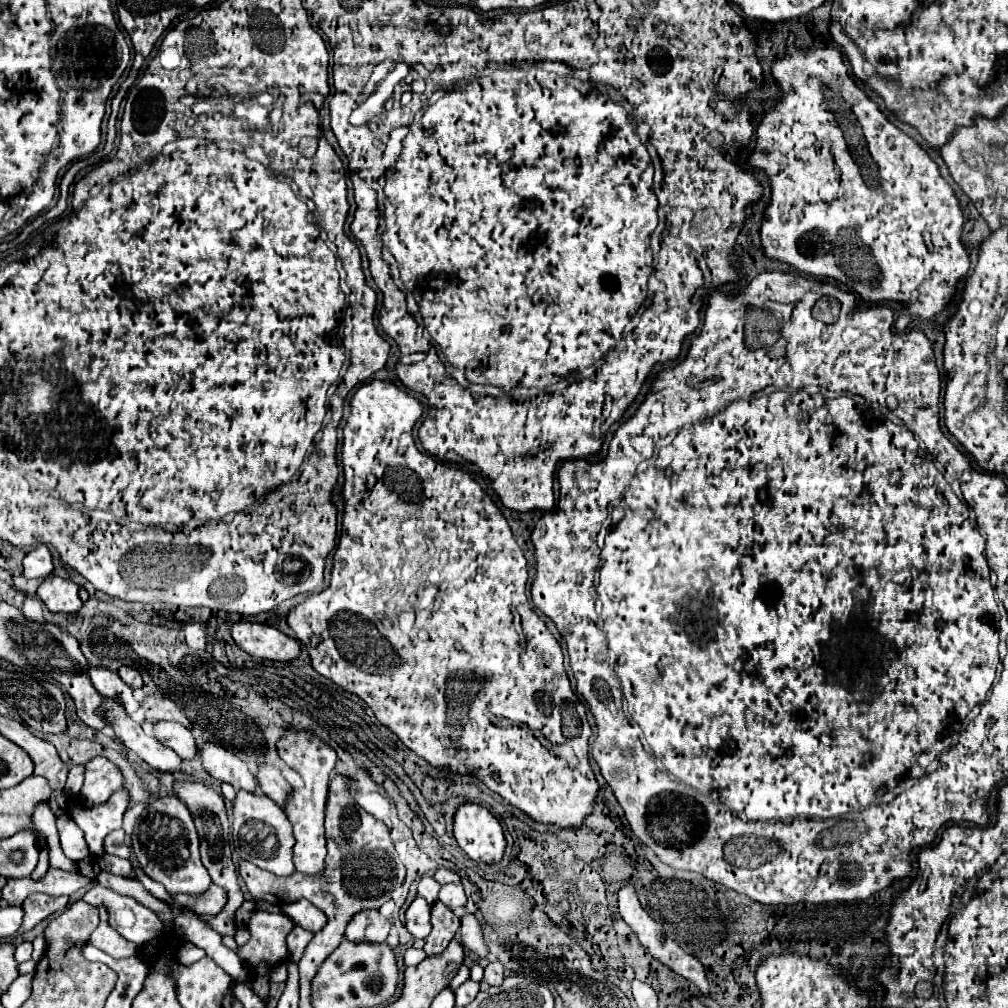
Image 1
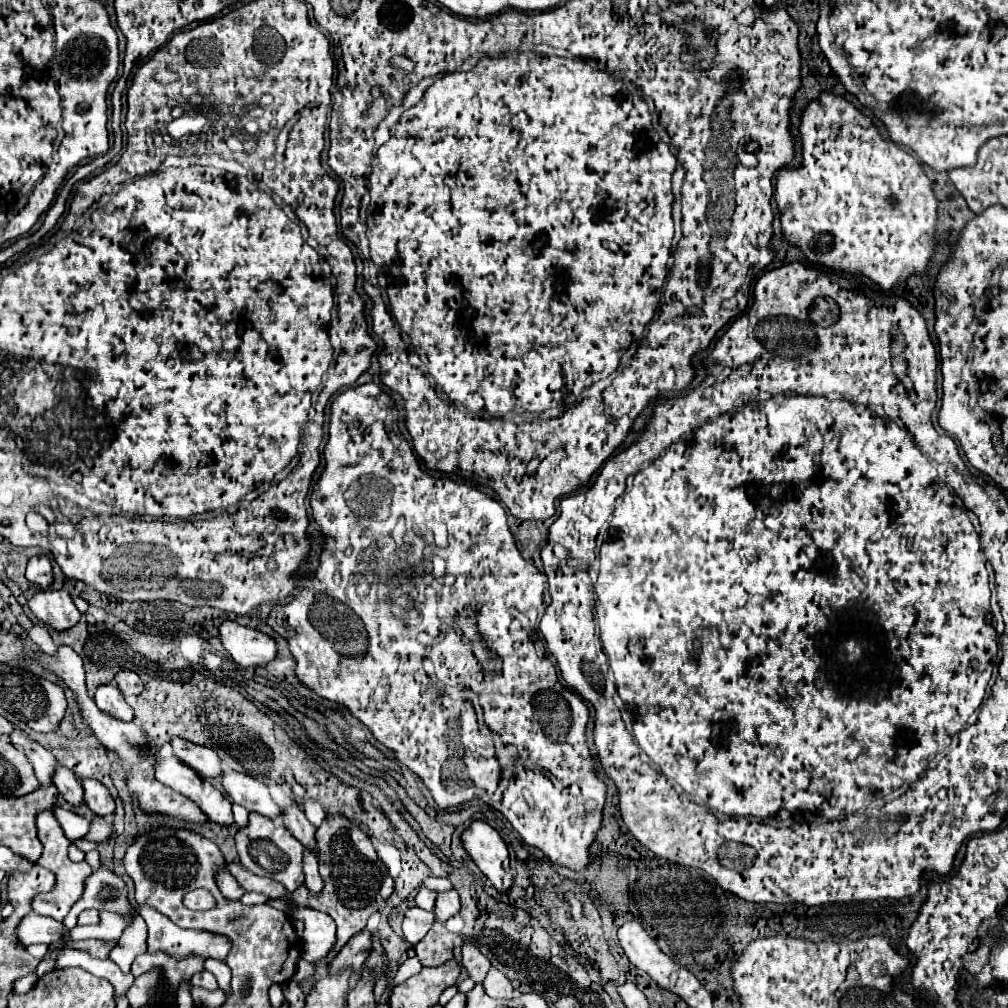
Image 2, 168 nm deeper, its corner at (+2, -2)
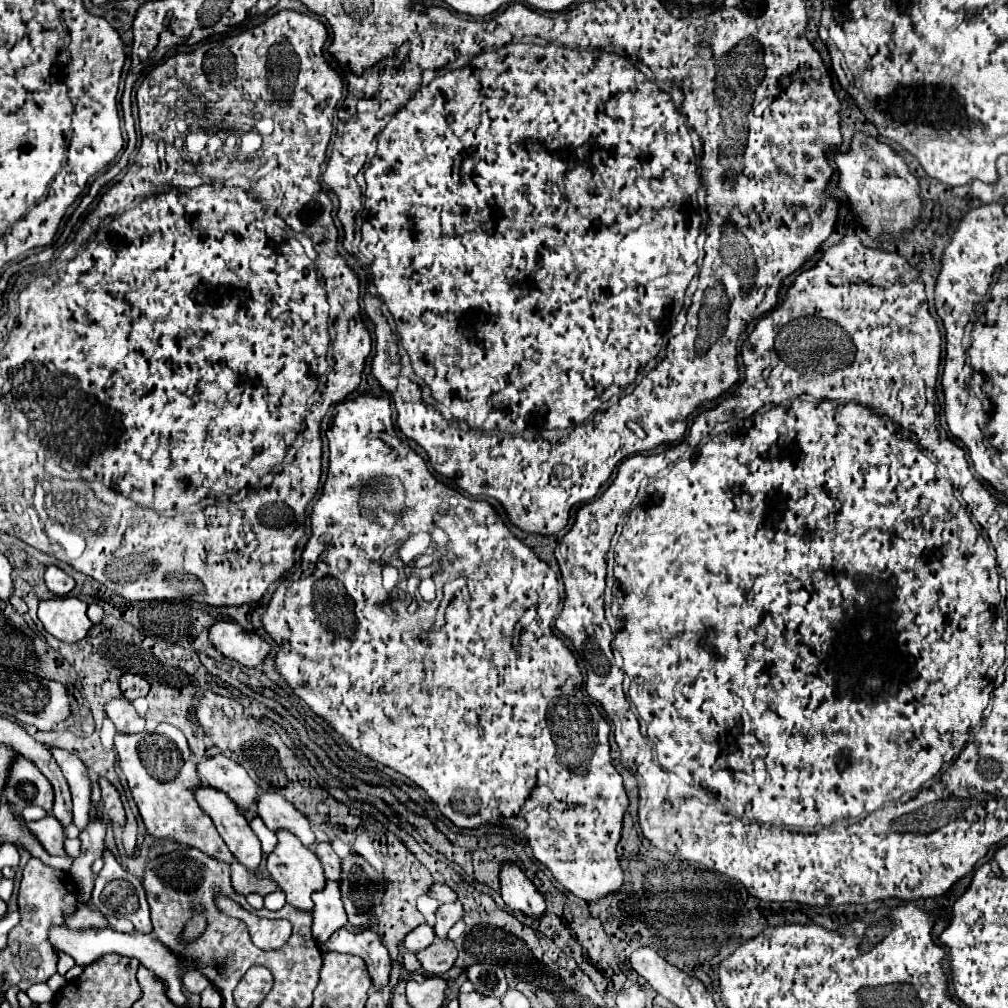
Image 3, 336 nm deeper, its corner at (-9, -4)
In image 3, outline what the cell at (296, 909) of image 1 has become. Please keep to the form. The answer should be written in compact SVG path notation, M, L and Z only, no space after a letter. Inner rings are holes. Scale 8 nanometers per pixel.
M339 928L325 944L319 944L319 946L323 952L341 952L341 954L361 956L369 968L373 990L383 990L389 984L393 960L389 958L389 952L381 944L381 938L375 930L351 932L351 930Z

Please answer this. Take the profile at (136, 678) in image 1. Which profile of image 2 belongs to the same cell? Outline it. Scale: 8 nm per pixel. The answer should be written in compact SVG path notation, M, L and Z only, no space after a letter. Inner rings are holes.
M122 670L114 676L120 692L124 696L130 696L130 694L140 694L144 690L144 684L140 680L140 676L136 672L130 672L130 670Z

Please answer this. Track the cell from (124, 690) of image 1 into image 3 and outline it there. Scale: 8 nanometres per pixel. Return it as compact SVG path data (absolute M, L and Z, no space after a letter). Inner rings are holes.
M123 696L107 702L105 712L113 720L117 732L133 734L133 732L143 732L145 730L145 720L135 712L133 704L129 700L125 700Z

